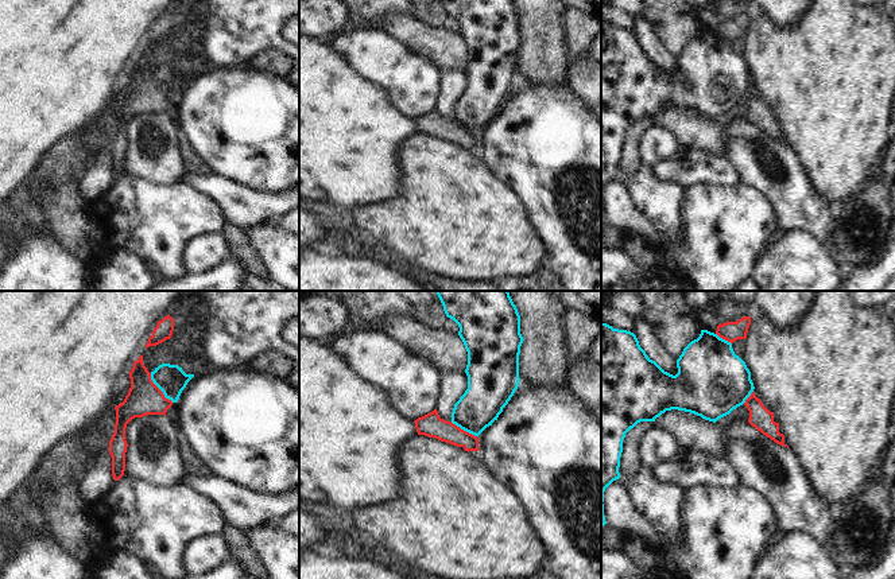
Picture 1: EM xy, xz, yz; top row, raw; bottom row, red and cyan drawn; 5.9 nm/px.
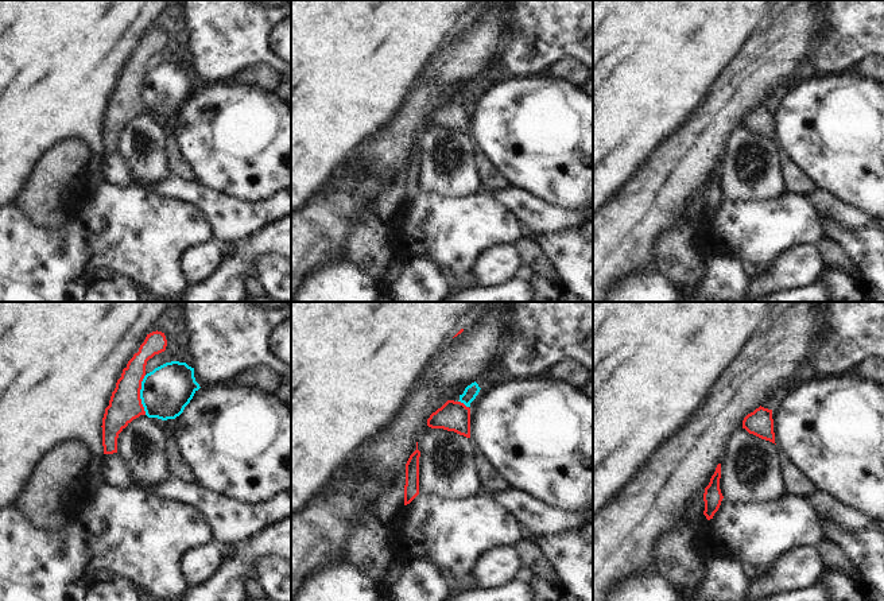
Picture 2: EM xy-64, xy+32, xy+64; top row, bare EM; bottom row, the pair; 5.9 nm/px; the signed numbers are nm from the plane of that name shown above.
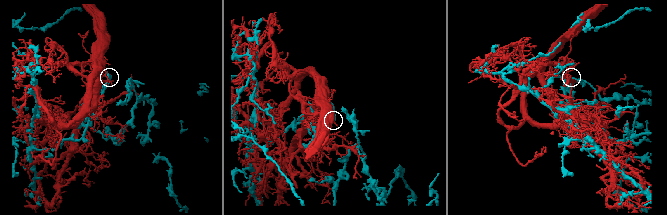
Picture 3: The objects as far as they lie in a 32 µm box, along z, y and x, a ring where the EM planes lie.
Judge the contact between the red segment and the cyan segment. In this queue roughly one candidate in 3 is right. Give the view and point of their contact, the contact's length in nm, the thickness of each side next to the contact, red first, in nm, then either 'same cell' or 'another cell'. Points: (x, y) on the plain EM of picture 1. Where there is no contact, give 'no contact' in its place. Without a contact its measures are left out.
meets red in xy at (159, 88); contact 220 nm long; 200 nm thick on the red side, 180 nm on the other; another cell

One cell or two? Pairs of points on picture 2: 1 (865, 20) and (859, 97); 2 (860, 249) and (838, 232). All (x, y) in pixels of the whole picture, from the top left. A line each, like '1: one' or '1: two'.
1: two
2: one

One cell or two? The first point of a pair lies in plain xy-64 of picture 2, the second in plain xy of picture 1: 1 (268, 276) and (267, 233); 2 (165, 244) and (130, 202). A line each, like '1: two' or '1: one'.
1: one
2: one

